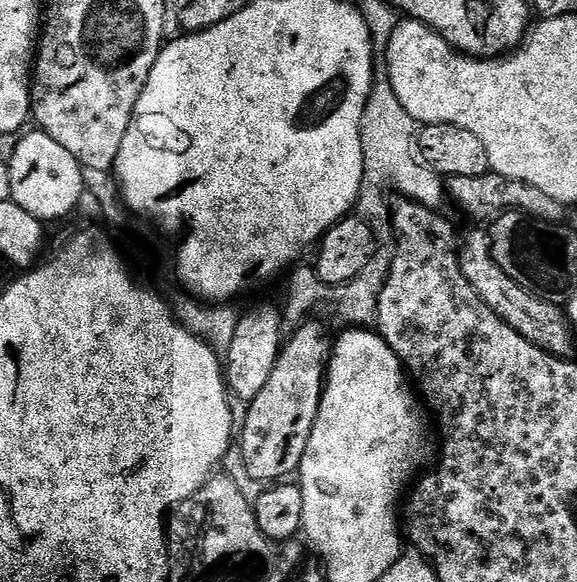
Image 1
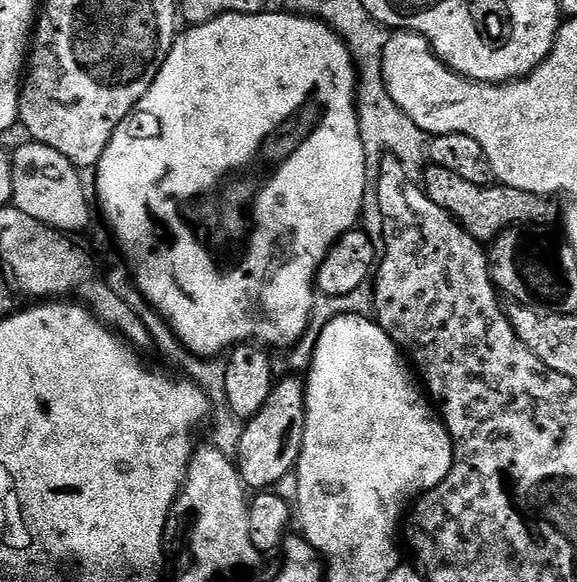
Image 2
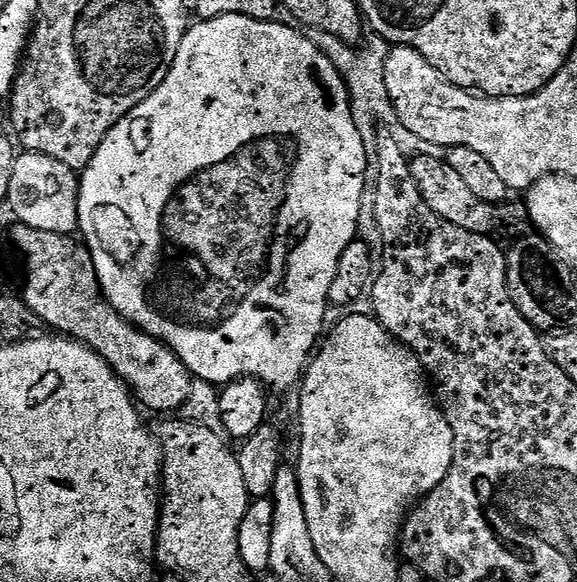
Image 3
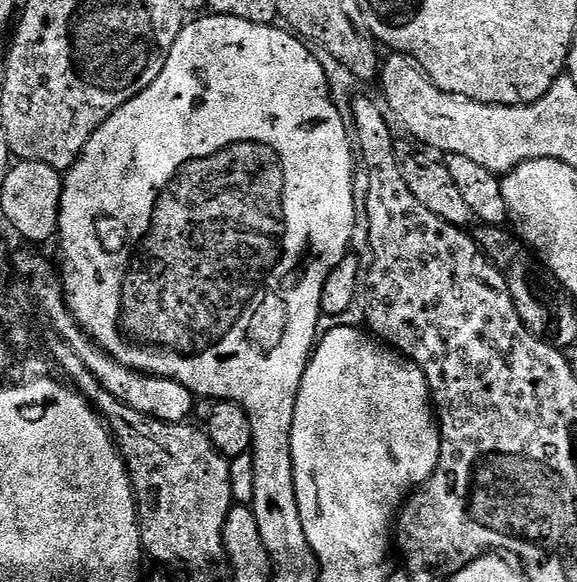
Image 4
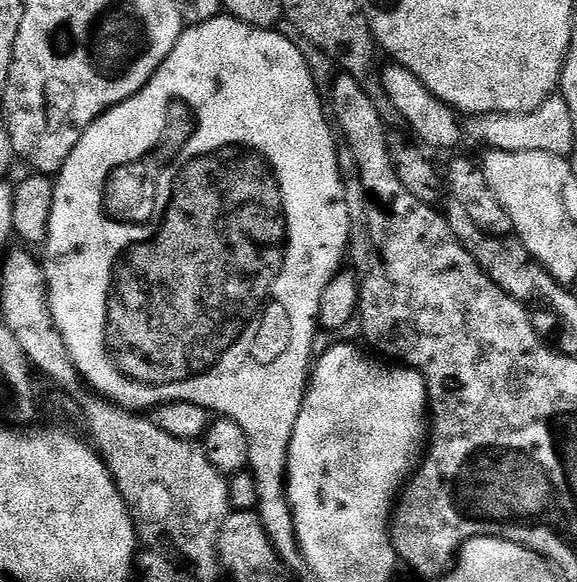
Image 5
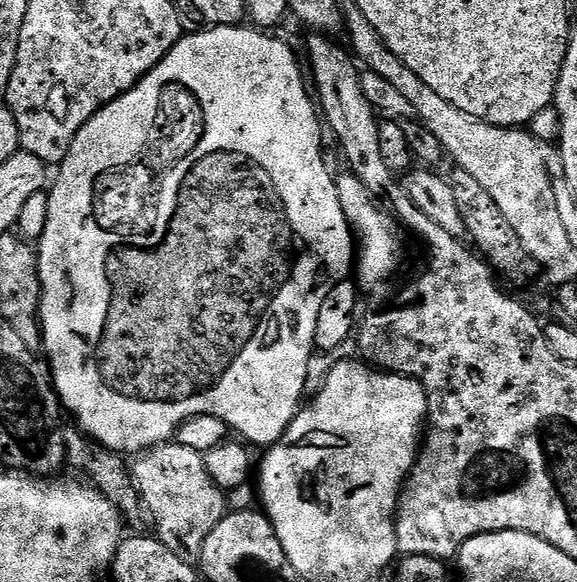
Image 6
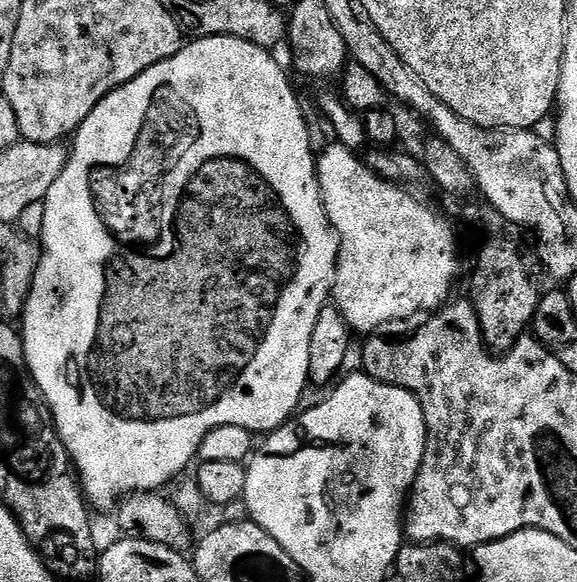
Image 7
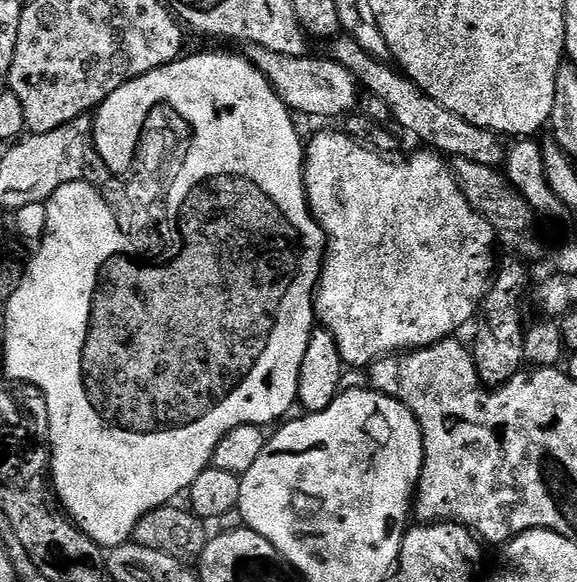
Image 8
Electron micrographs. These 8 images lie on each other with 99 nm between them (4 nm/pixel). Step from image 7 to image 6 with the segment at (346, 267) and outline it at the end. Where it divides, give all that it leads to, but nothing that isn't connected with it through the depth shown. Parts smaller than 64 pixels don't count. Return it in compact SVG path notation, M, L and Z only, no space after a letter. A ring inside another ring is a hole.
M351 174L336 176L338 202L342 202L342 210L346 214L355 239L364 249L358 252L358 280L361 285L380 284L388 280L400 268L400 255L404 252L404 240L400 237L401 229L397 221L383 207L379 208L371 192L362 186L362 182Z

